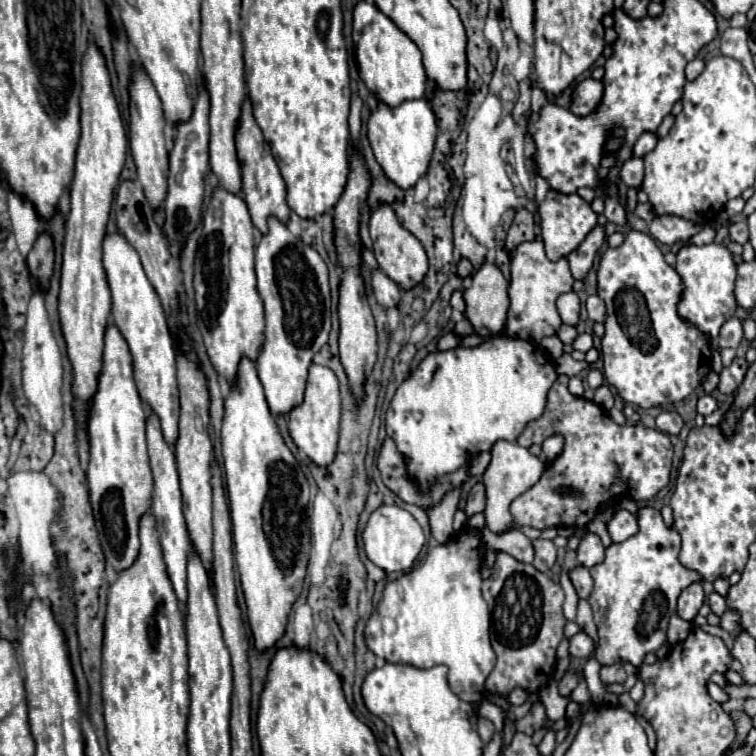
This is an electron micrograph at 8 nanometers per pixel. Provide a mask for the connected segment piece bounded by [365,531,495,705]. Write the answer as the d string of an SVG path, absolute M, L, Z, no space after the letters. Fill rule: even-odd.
M461 531L455 541L433 547L419 567L387 583L377 609L371 613L365 625L365 643L377 657L385 659L387 663L403 663L413 665L417 669L445 665L449 669L447 681L451 691L461 701L471 705L477 705L487 697L485 679L495 665L495 653L489 641L491 613L481 597L481 563L481 539L471 531ZM389 619L393 623L393 629L387 629L385 625L385 621Z

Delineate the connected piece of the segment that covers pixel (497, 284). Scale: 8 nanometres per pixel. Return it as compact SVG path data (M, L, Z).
M483 263L479 271L473 273L473 283L469 289L465 289L463 299L467 303L465 309L465 317L471 321L471 325L477 329L479 335L491 337L497 335L503 325L505 325L505 317L507 317L507 307L509 307L509 297L507 297L507 279L503 277L501 269L495 263Z

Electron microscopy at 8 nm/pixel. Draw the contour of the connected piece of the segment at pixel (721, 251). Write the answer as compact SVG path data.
M707 243L707 245L687 245L677 253L675 271L681 275L685 283L685 293L679 301L679 315L689 323L697 325L705 335L717 337L721 325L735 315L737 303L733 295L735 287L735 261L733 253L723 243Z

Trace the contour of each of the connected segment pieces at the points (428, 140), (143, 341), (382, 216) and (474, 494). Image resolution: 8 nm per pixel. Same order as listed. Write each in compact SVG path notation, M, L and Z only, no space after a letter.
M427 99L403 101L399 107L389 107L383 101L377 103L377 109L369 117L369 143L375 153L377 163L383 167L385 175L399 185L401 189L413 187L419 177L427 173L433 145L437 137L437 121Z
M121 233L105 235L103 267L107 271L107 281L111 287L113 323L119 327L121 335L129 343L139 395L151 407L151 411L161 419L165 441L175 443L177 421L179 421L179 391L177 391L177 377L175 377L173 337L167 325L167 317L163 317L163 305L159 305L159 297L155 297L155 289L151 289L151 281L147 281L147 275L143 273L139 255L135 253L135 249L131 249L131 245L127 245L127 239Z
M379 203L377 209L371 211L369 233L371 233L373 253L379 263L379 269L387 277L391 277L401 289L411 289L425 277L427 255L423 253L423 245L419 245L419 241L415 241L415 237L411 237L411 233L407 233L407 229L403 229L403 225L399 225L395 213L391 213L391 205Z
M477 483L467 497L465 513L467 513L467 517L473 517L475 513L483 513L483 509L485 509L485 487L483 487L483 483Z

